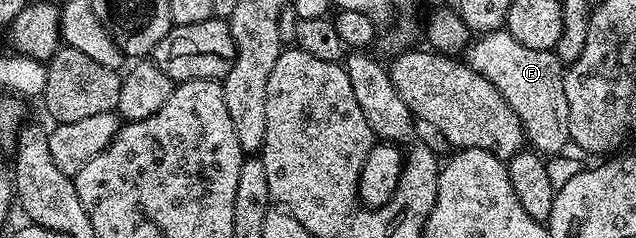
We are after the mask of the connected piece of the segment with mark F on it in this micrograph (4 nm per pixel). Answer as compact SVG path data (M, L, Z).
M502 28L476 36L465 50L465 64L477 71L477 75L485 75L485 79L505 95L505 103L509 103L517 119L521 119L526 144L534 152L558 155L567 149L571 141L569 99L565 99L565 65L557 54L550 49L525 47L525 43L517 43L517 39Z

